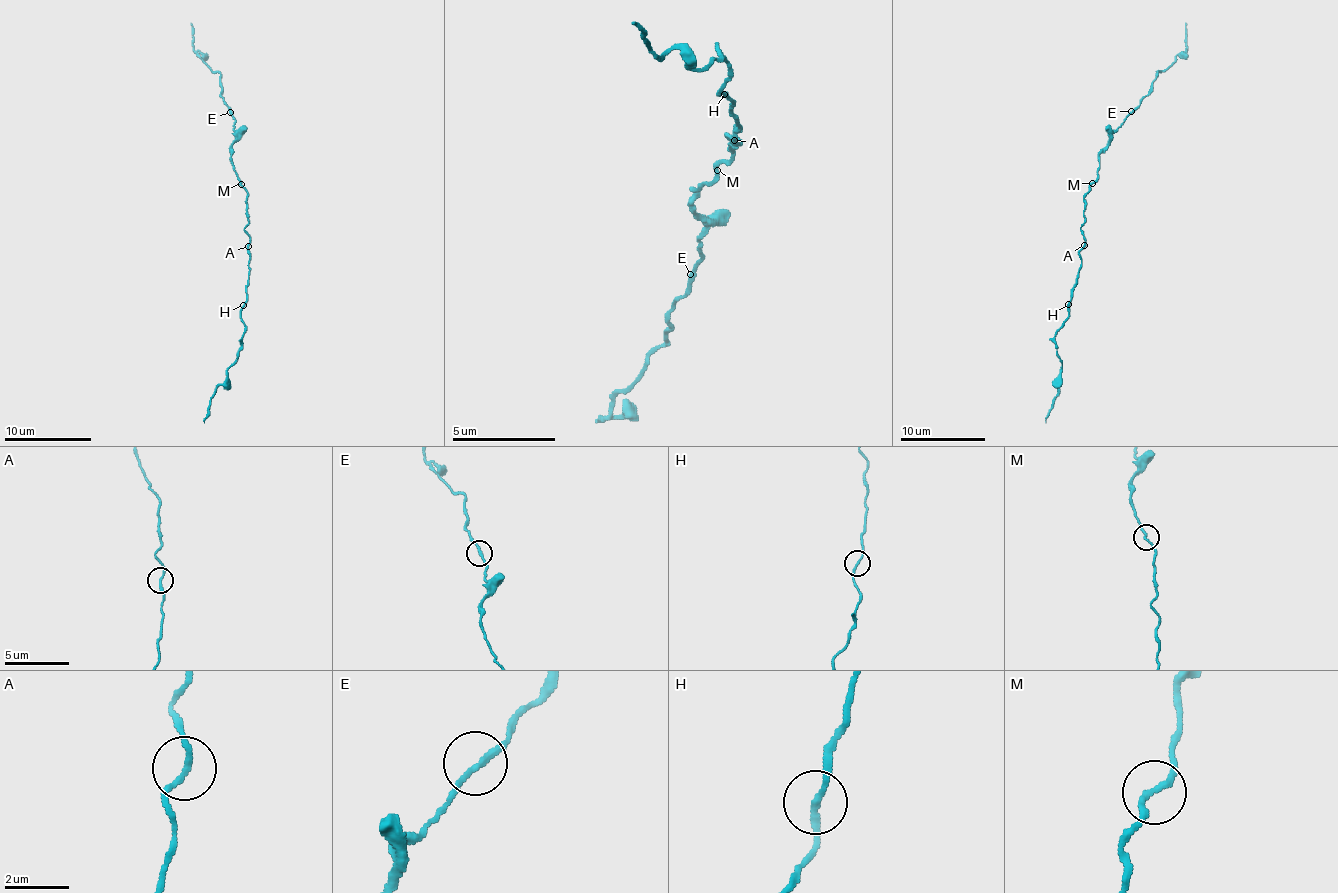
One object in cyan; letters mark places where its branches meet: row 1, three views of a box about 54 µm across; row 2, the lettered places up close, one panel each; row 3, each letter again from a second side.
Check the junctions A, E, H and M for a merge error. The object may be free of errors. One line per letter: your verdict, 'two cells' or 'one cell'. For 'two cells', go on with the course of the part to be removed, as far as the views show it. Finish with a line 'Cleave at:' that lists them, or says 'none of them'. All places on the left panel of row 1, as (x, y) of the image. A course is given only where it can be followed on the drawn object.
A: one cell
E: one cell
H: one cell
M: one cell
Cleave at: none of them

